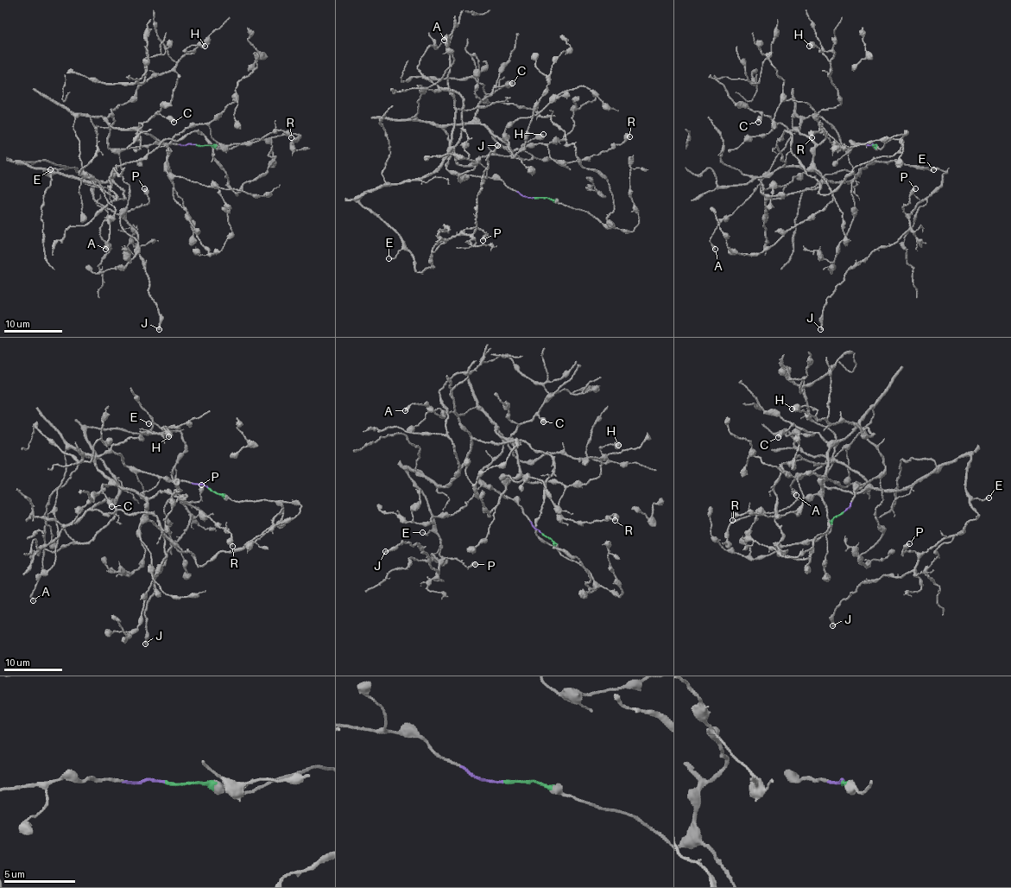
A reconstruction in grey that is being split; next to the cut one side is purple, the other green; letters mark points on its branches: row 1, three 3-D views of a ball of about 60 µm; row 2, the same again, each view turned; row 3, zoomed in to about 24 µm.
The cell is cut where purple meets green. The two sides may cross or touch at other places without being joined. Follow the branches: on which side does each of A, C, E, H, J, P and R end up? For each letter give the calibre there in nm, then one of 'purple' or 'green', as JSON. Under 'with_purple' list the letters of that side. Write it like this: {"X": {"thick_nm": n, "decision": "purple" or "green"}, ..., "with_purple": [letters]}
{"A": {"thick_nm": 320, "decision": "purple"}, "C": {"thick_nm": 550, "decision": "purple"}, "E": {"thick_nm": 160, "decision": "green"}, "H": {"thick_nm": 600, "decision": "purple"}, "J": {"thick_nm": 320, "decision": "green"}, "P": {"thick_nm": 480, "decision": "green"}, "R": {"thick_nm": 400, "decision": "purple"}, "with_purple": ["A", "C", "H", "R"]}

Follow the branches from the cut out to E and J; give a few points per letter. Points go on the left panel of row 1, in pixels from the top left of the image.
E: (196, 145), (262, 139), (275, 156), (236, 194), (193, 132), (106, 181), (21, 162), (64, 167), (49, 169)
J: (196, 145), (275, 156), (236, 194), (193, 132), (104, 181), (21, 162), (87, 173), (135, 231), (158, 329)

